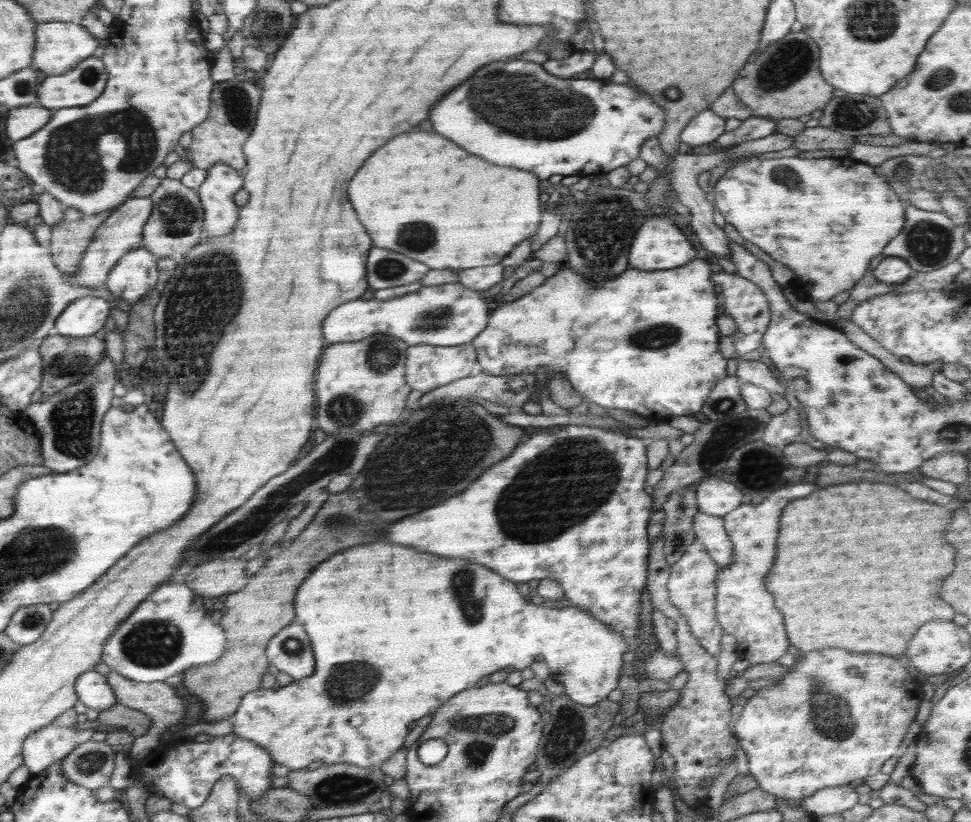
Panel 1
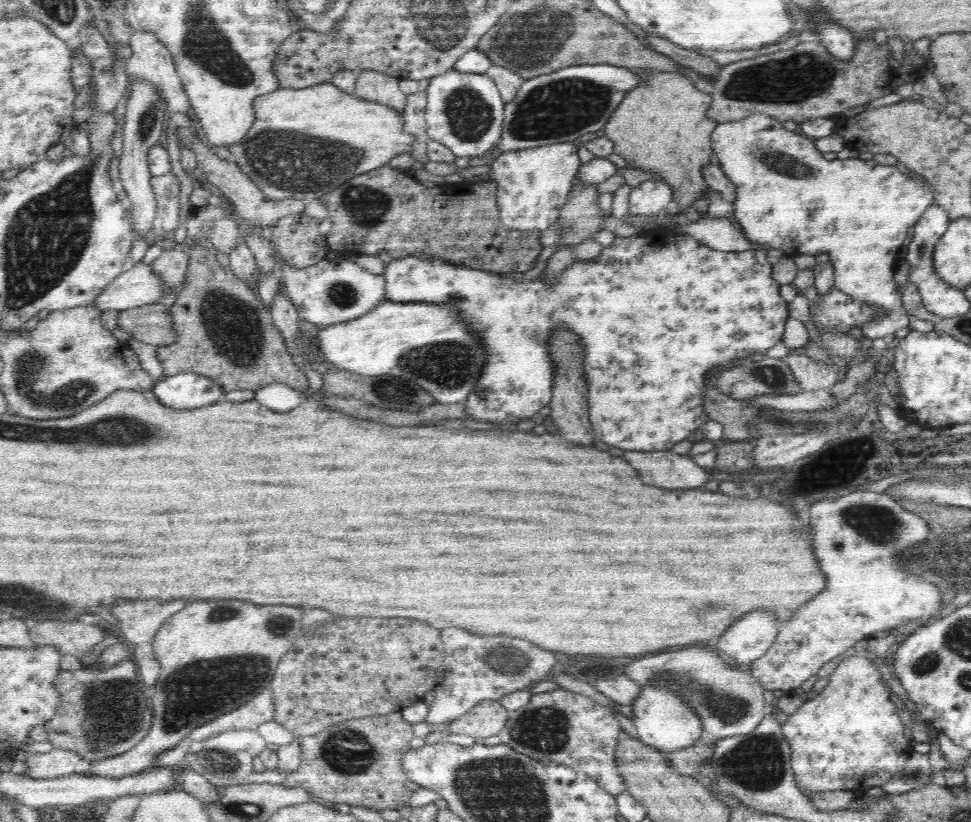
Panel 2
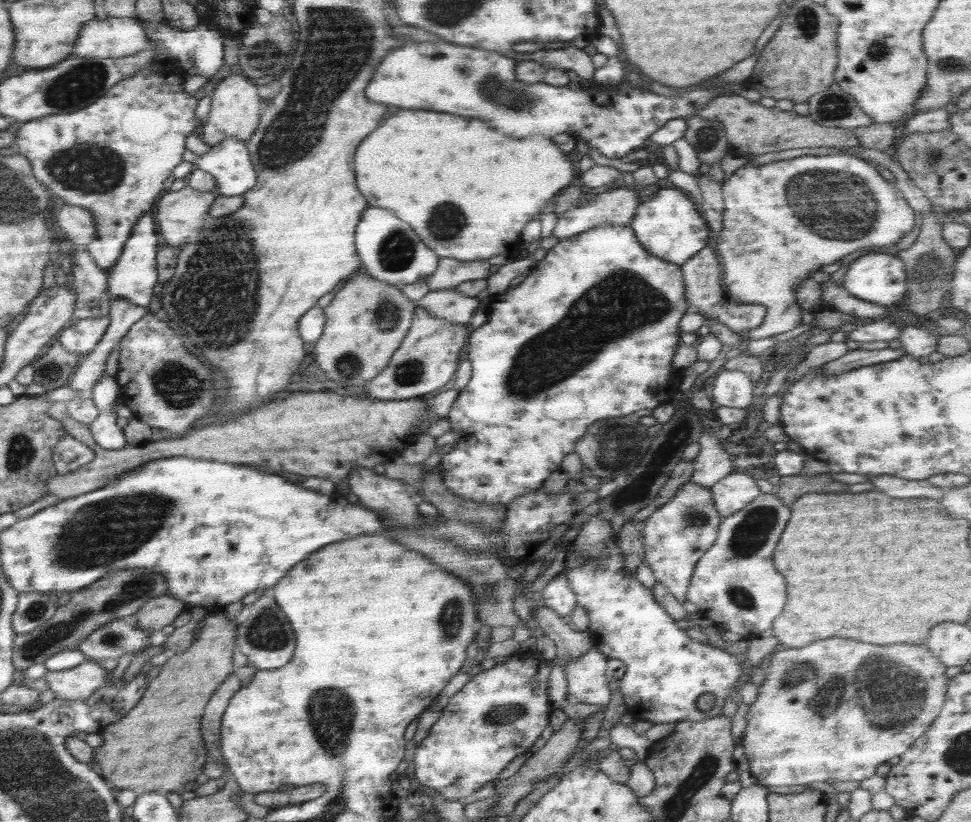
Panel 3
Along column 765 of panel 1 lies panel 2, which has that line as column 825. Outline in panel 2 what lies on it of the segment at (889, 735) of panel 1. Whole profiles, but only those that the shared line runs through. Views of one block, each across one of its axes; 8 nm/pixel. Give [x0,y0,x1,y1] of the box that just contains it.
[780,653,914,792]

